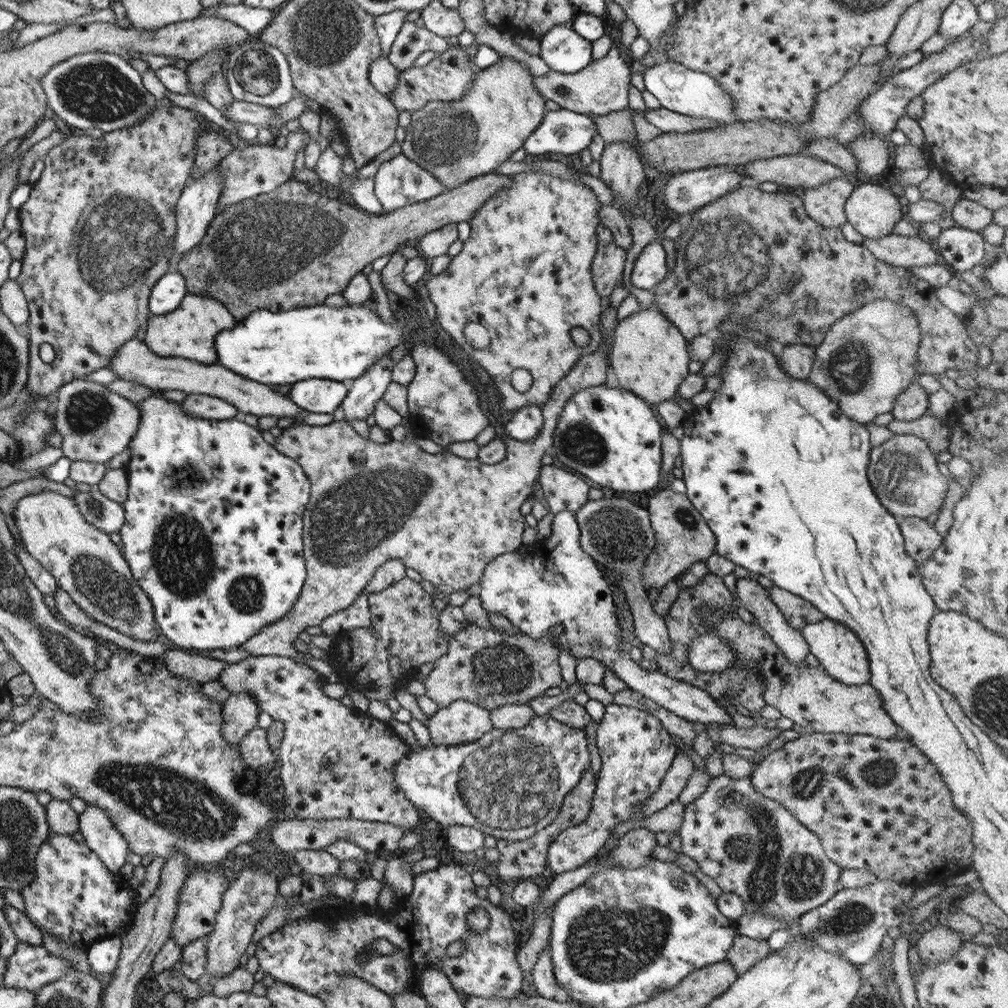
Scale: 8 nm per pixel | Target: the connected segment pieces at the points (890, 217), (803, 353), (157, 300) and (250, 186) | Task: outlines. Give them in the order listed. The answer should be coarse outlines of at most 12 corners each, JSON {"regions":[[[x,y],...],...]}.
{"regions":[[[865,183],[845,215],[866,239],[890,235],[904,207],[890,189]],[[779,347],[782,370],[806,379],[815,361],[815,347]],[[175,268],[163,274],[149,296],[151,315],[176,310],[187,295]],[[307,134],[248,144],[220,163],[216,213],[270,193],[291,178]]]}

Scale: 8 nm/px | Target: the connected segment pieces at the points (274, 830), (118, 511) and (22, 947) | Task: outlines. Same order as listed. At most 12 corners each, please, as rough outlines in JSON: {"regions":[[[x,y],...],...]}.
{"regions":[[[358,819],[272,821],[278,851],[326,849],[335,840],[368,852],[396,850],[406,835]],[[97,486],[75,499],[84,520],[105,534],[126,523],[122,503]],[[19,943],[3,986],[35,992],[72,969],[43,945]]]}

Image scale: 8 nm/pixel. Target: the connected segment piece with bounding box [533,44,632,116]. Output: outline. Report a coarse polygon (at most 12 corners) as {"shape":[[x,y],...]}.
{"shape":[[613,44],[574,74],[533,76],[562,109],[605,115],[628,107],[629,65]]}

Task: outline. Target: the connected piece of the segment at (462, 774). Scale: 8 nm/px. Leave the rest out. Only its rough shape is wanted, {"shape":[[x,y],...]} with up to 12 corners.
{"shape":[[549,713],[418,742],[395,784],[428,818],[524,840],[590,765]]}

